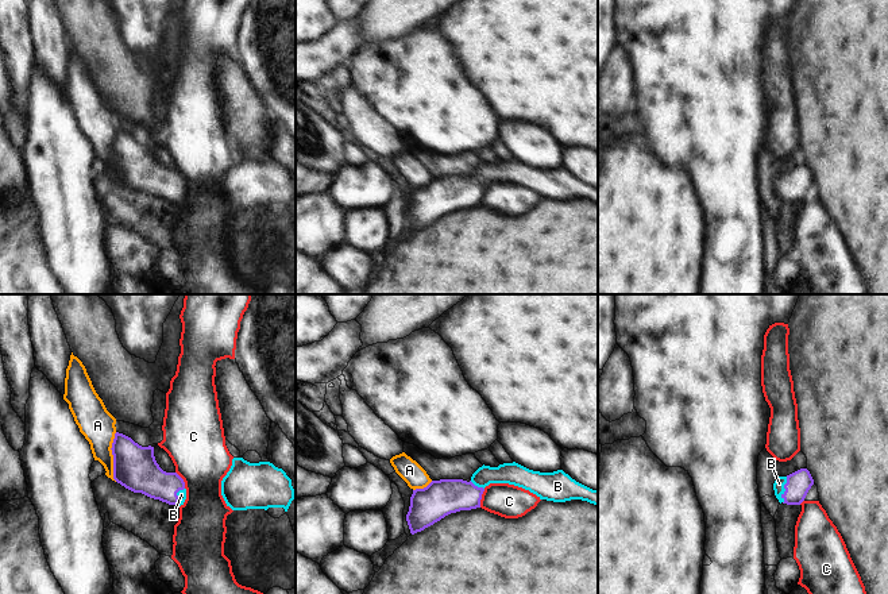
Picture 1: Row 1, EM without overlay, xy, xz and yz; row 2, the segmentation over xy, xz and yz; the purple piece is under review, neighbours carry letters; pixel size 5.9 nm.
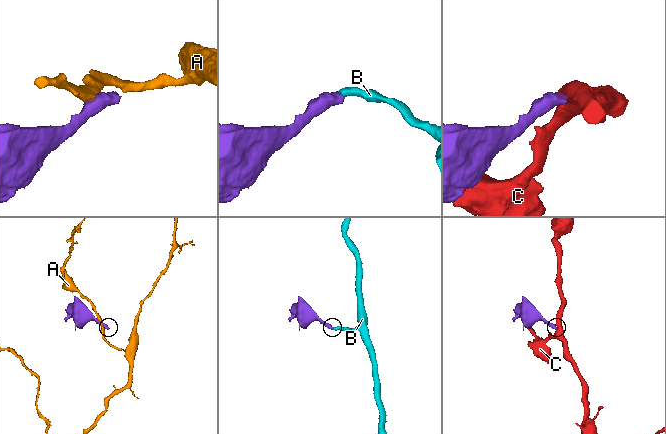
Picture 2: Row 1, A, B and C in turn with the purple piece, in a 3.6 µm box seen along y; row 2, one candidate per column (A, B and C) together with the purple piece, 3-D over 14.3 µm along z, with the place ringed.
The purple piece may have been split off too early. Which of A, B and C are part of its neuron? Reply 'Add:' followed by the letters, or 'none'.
Add: B

